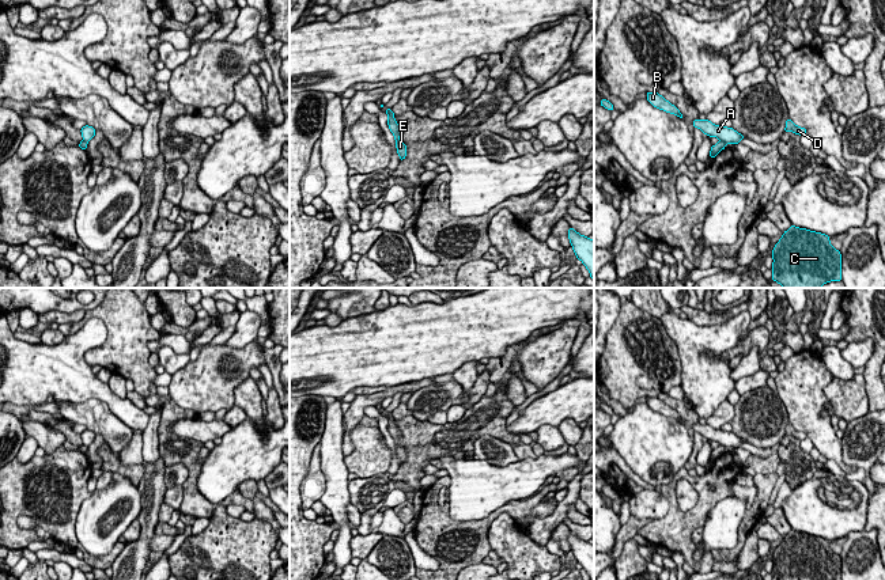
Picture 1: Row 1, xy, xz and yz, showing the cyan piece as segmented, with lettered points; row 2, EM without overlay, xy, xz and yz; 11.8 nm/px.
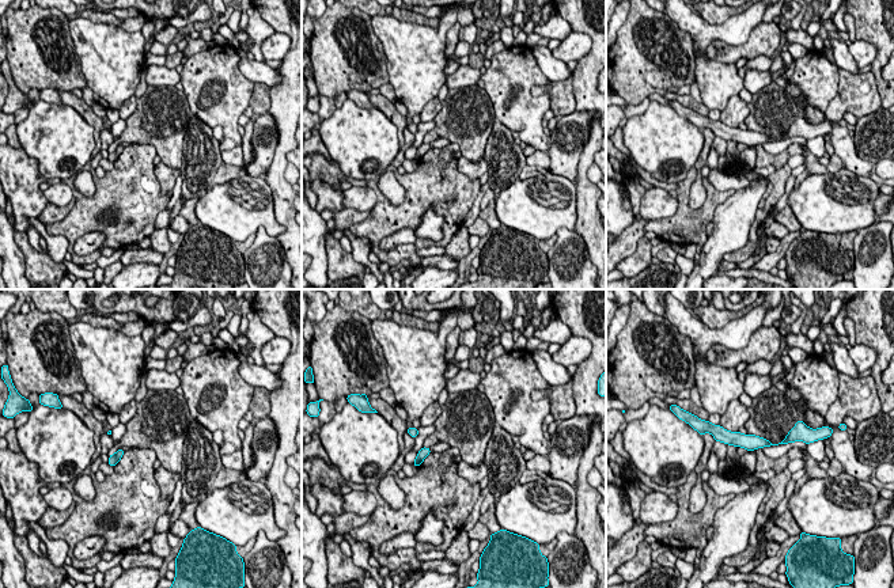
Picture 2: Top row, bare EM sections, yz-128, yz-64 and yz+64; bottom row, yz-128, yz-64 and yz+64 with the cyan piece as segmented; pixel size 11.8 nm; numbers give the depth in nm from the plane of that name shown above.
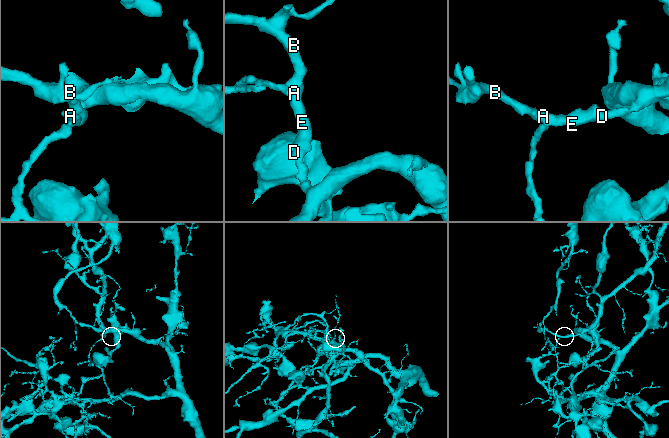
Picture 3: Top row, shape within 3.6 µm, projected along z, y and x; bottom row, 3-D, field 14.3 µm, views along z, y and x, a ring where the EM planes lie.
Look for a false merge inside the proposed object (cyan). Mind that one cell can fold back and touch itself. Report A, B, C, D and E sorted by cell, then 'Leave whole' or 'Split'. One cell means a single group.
Groups: A B D E / C. Split

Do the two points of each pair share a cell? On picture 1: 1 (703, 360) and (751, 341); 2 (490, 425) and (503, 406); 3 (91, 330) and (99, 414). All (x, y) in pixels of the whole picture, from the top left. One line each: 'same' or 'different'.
1: different
2: same
3: different

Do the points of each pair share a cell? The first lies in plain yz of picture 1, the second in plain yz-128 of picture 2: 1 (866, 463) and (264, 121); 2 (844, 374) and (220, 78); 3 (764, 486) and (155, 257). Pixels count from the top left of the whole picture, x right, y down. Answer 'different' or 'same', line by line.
1: same
2: different
3: different

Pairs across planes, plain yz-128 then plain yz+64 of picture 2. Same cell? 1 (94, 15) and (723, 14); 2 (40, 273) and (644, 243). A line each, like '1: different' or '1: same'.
1: same
2: same

